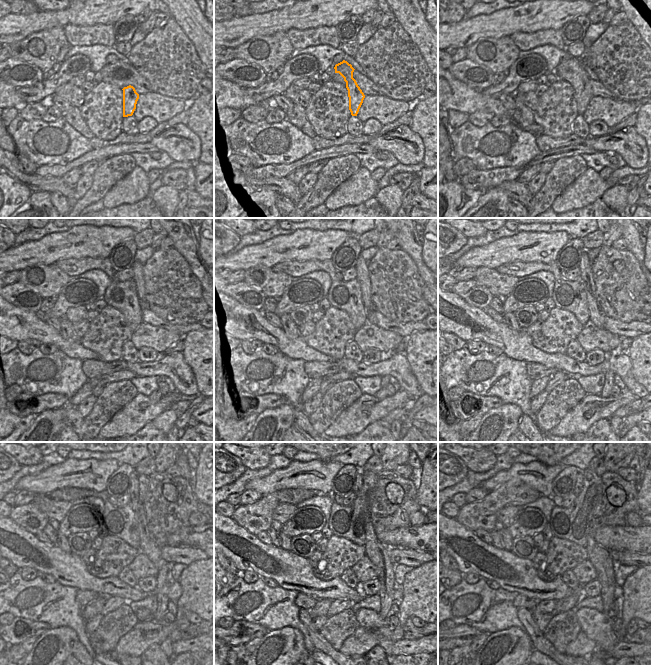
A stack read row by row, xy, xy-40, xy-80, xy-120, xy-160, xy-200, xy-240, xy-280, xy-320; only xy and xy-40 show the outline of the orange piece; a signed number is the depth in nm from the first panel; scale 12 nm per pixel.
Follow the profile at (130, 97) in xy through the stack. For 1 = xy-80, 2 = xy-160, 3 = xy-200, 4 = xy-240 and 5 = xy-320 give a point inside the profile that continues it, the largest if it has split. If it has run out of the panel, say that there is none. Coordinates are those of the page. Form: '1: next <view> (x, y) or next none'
1: next xy-80 (572, 71)
2: next xy-160 (345, 295)
3: next xy-200 (571, 296)
4: next xy-240 (121, 522)
5: next xy-320 (573, 523)

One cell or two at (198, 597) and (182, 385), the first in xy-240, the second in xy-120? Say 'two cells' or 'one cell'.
two cells

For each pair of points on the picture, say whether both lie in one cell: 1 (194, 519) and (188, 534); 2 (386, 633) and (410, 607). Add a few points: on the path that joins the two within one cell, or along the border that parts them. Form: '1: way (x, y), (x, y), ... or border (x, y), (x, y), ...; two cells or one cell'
1: border (203, 524), (190, 526); two cells
2: border (395, 628), (391, 639); two cells

